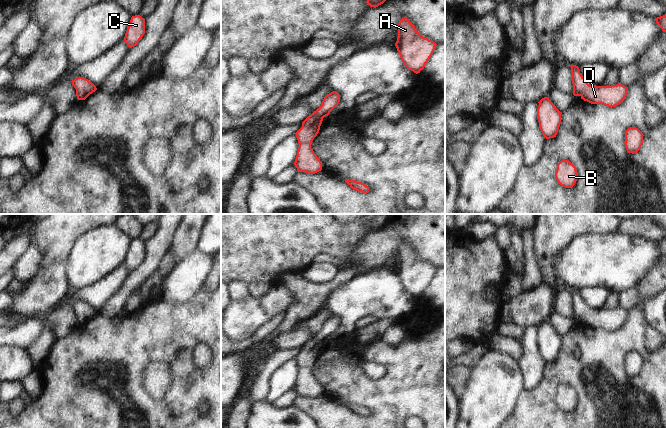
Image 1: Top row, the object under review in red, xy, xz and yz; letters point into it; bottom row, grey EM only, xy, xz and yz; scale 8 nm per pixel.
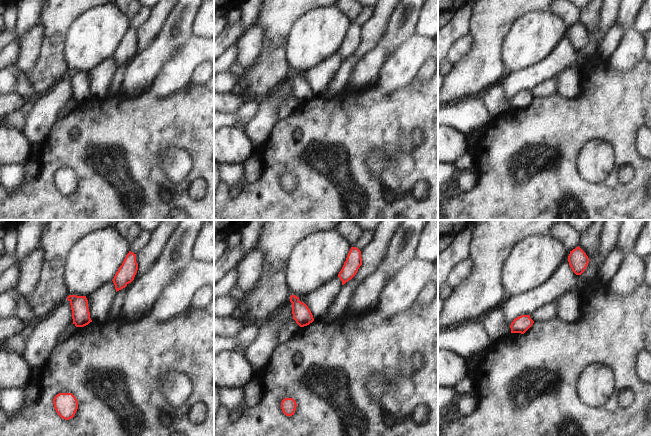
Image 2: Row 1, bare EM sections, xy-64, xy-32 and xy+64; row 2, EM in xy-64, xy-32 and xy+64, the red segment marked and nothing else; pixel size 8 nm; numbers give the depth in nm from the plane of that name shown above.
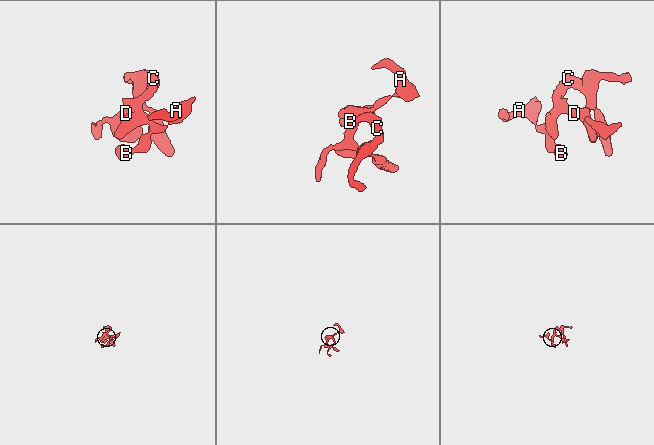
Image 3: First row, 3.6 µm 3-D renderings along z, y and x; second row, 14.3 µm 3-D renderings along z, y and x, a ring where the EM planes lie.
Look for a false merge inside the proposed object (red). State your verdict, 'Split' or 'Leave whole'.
Leave whole

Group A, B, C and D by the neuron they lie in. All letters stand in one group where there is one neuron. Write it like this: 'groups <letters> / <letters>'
groups A B C D

